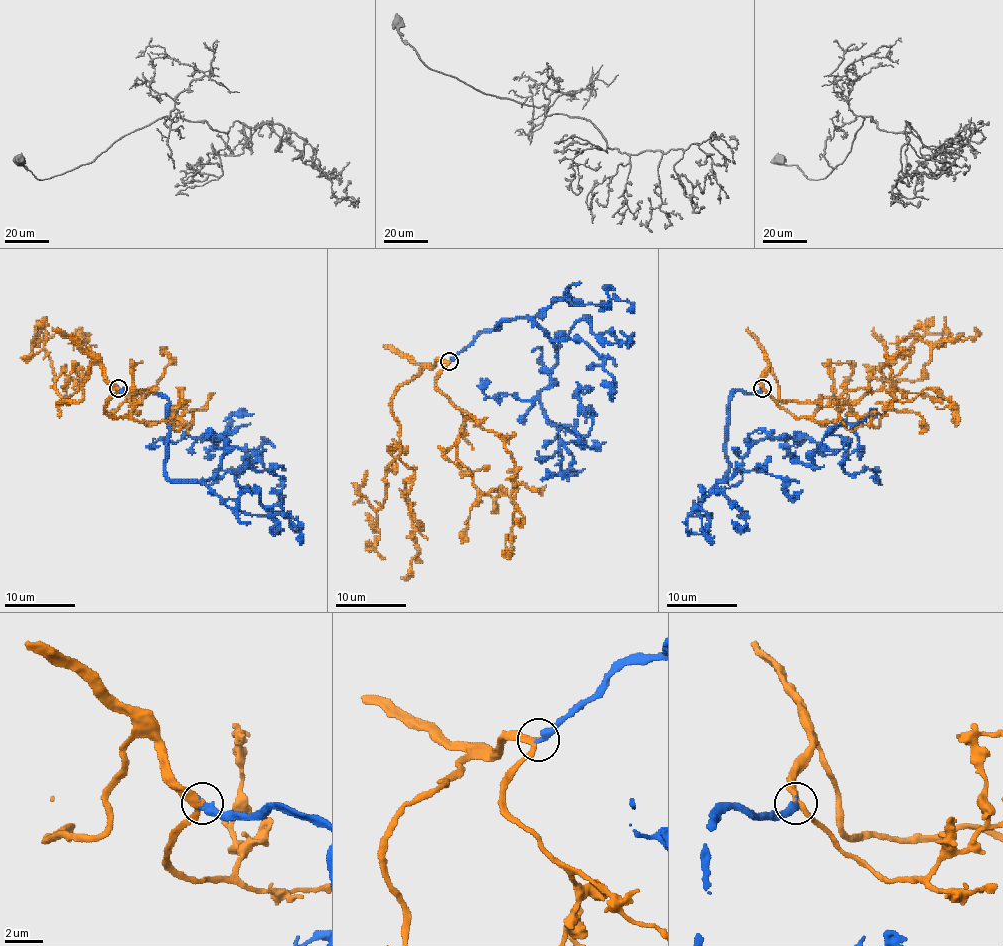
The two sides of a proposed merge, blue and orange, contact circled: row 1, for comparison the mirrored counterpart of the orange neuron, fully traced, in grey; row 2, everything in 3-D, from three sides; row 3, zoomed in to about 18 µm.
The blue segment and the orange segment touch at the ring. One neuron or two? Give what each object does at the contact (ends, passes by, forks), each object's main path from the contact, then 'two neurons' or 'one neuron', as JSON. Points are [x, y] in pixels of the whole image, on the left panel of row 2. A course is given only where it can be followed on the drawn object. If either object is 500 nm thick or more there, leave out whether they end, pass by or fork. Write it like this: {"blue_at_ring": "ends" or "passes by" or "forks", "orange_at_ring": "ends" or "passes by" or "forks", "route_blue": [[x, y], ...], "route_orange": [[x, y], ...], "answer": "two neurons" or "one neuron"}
{"blue_at_ring": "ends", "orange_at_ring": "passes by", "route_blue": [[117, 389], [169, 401], [172, 481], [222, 465], [225, 440], [209, 438], [254, 449], [209, 484]], "route_orange": [[117, 389], [93, 364], [82, 398], [61, 401], [68, 398], [68, 403], [91, 359], [86, 341], [70, 334]], "answer": "one neuron"}

